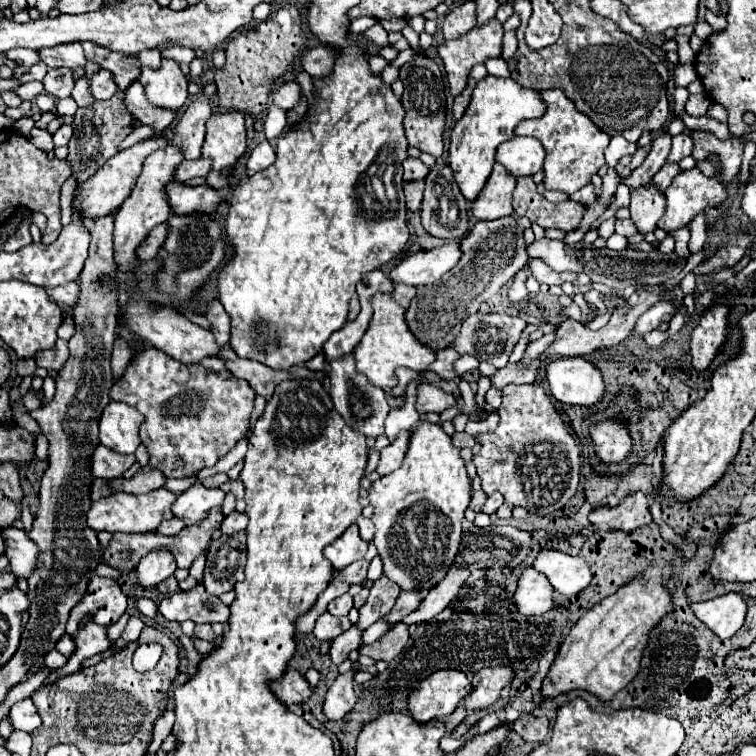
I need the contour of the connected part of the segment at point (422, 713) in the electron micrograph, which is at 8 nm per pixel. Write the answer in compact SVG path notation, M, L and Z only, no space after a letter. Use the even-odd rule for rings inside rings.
M437 670L409 694L409 714L417 722L449 716L461 698L471 692L471 682L461 670Z

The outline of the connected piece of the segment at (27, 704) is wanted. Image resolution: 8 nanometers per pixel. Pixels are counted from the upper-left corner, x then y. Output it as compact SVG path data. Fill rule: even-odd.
M27 698L27 700L11 706L11 722L13 722L15 730L33 732L41 724L41 718L39 718L37 710L33 708L33 702Z

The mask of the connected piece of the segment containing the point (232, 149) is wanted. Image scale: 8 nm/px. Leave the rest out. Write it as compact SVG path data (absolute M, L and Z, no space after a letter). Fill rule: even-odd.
M243 112L211 114L207 120L207 134L203 142L203 158L209 158L213 170L235 166L237 160L247 152L245 120Z

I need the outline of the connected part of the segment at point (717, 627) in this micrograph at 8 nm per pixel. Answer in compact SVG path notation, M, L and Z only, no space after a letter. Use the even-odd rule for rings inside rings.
M735 592L717 596L707 602L691 604L691 608L697 618L705 622L719 638L731 638L743 626L747 614L745 600Z

